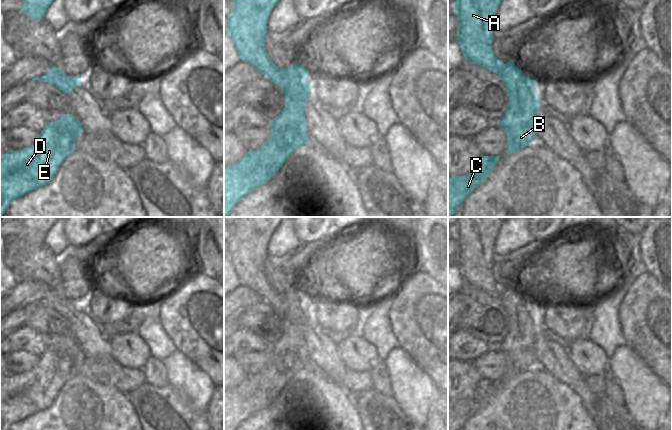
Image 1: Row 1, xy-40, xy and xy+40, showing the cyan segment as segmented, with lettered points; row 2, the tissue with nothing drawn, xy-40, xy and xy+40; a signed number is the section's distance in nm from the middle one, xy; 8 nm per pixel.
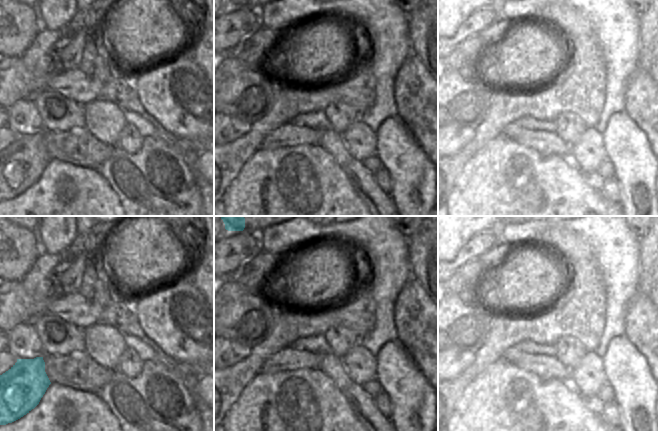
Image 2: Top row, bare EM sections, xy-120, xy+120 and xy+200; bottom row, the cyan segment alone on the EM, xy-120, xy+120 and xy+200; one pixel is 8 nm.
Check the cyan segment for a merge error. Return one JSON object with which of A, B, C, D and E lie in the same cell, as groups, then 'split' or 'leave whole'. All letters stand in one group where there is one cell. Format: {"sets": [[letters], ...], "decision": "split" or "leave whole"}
{"sets": [["A"], ["B", "C", "D", "E"]], "decision": "split"}

